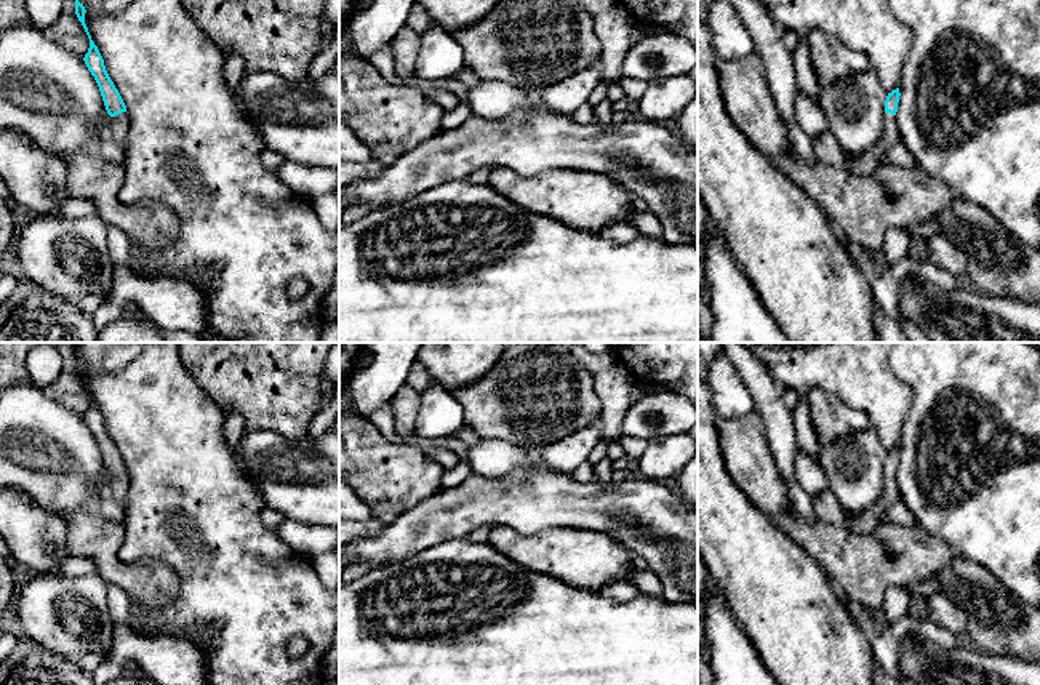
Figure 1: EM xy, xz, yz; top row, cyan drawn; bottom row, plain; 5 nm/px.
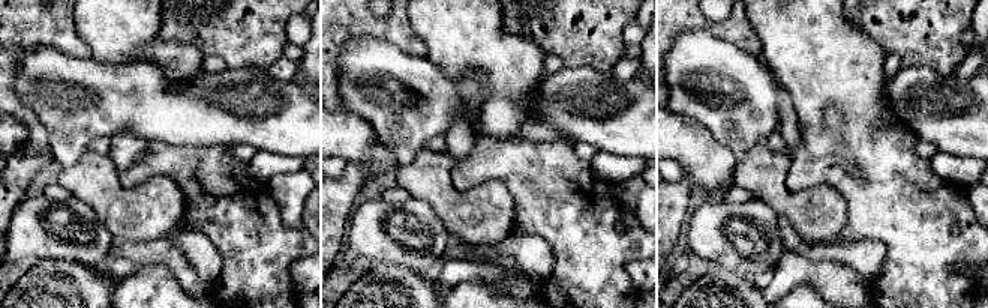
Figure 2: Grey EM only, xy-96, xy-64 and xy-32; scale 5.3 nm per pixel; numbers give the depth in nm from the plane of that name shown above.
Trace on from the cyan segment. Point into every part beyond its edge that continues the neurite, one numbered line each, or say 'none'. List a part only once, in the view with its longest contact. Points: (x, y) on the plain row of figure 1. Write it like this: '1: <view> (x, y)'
1: xy (119, 488)

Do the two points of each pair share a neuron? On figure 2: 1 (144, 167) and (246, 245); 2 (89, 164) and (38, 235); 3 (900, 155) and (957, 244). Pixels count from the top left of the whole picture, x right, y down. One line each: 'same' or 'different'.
1: same
2: different
3: same

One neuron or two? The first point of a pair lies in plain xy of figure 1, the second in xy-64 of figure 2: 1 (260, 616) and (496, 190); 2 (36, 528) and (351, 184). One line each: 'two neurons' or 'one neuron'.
1: two neurons
2: two neurons

